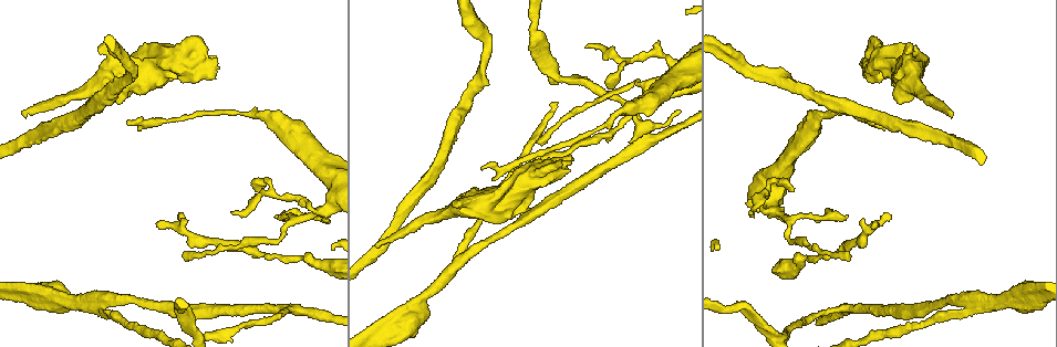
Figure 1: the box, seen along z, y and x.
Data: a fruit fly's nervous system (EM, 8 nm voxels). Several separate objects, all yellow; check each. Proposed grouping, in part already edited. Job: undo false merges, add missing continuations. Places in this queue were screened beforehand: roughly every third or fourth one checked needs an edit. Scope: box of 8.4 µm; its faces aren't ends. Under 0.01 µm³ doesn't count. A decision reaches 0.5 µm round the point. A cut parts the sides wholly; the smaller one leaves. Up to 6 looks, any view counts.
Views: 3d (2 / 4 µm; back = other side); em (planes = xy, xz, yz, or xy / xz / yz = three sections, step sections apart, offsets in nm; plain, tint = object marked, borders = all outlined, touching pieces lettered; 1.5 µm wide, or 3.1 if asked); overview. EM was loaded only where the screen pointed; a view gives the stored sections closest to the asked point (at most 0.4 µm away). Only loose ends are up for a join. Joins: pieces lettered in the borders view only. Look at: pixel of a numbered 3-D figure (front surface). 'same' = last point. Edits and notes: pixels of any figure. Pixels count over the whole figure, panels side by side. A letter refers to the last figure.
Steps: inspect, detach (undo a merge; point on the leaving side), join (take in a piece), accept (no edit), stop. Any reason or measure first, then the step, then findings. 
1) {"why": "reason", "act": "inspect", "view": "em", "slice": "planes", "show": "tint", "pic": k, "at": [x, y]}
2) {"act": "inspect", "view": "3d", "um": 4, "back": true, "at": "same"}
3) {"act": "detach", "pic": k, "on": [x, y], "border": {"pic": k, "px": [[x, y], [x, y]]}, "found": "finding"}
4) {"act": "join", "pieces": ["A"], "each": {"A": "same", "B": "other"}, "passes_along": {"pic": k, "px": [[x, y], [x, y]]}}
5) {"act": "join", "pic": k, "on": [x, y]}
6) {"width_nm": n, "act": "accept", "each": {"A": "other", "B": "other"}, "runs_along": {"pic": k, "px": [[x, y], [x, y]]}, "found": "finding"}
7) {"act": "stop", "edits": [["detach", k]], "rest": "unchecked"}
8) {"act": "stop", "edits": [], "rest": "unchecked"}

{"why": "branch point", "act": "inspect", "view": "em", "slice": "planes", "show": "tint", "pic": 1, "at": [631, 148]}

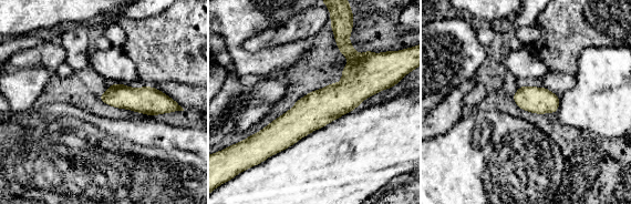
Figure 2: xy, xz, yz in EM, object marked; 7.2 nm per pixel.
{"why": "see the neighbours", "act": "inspect", "view": "em", "slice": "planes", "show": "borders", "at": "same"}

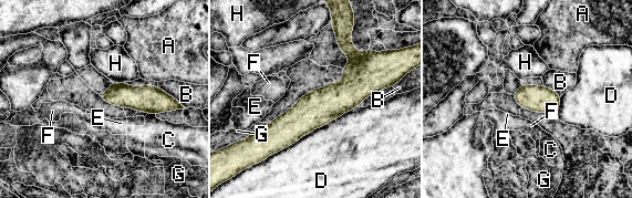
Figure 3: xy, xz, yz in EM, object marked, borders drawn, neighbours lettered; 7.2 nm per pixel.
{"act": "accept", "each": {"A": "other", "B": "other", "C": "other", "D": "other", "E": "other", "F": "other", "G": "other", "H": "other"}, "runs_along": {"pic": 3, "px": [[379, 79], [261, 134]]}, "found": "one neuron here"}

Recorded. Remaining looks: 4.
{"why": "an open end", "act": "inspect", "view": "em", "slice": "yz", "step": 4, "show": "tint", "pic": 1, "at": [890, 218]}

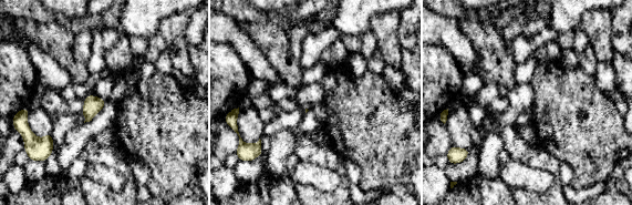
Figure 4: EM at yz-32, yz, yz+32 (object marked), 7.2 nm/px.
{"why": "another direction", "act": "inspect", "view": "em", "slice": "planes", "show": "borders", "at": "same"}

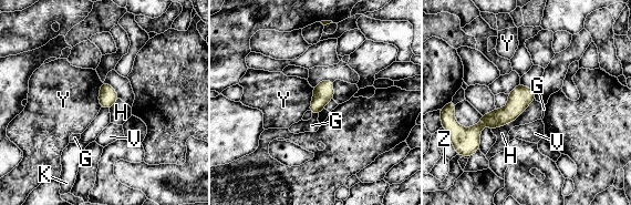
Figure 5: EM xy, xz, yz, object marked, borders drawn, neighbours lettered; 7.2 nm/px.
{"act": "accept", "each": {"G": "other", "H": "other", "K": "other", "V": "other", "Y": "other", "Z": "other"}, "border": {"pic": 5, "px": [[312, 112], [318, 114]]}, "found": "none of them fits"}

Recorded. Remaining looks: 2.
{"act": "stop", "edits": [], "rest": "unchecked"}

